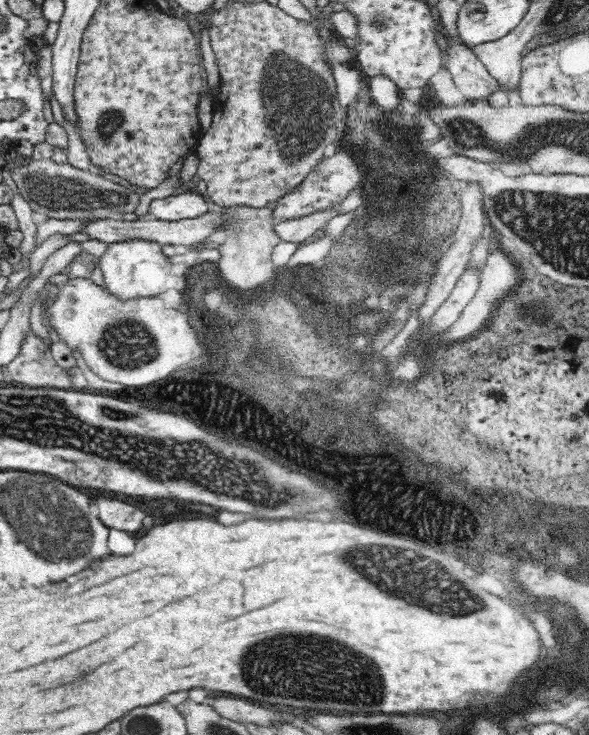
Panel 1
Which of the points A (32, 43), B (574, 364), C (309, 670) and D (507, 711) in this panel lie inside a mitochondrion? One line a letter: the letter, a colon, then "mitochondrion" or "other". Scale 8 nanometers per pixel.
A: other
B: other
C: mitochondrion
D: other

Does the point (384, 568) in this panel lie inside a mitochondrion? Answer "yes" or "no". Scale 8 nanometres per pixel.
yes

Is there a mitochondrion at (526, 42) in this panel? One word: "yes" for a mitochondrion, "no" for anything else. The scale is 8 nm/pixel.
no

